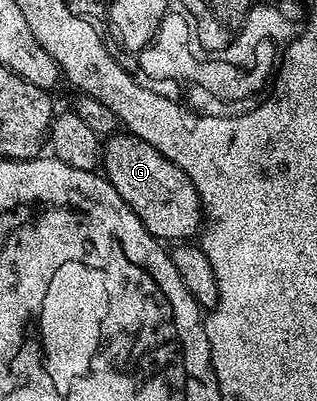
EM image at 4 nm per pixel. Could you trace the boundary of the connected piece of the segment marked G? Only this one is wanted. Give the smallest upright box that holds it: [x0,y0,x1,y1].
[102,132,201,244]

